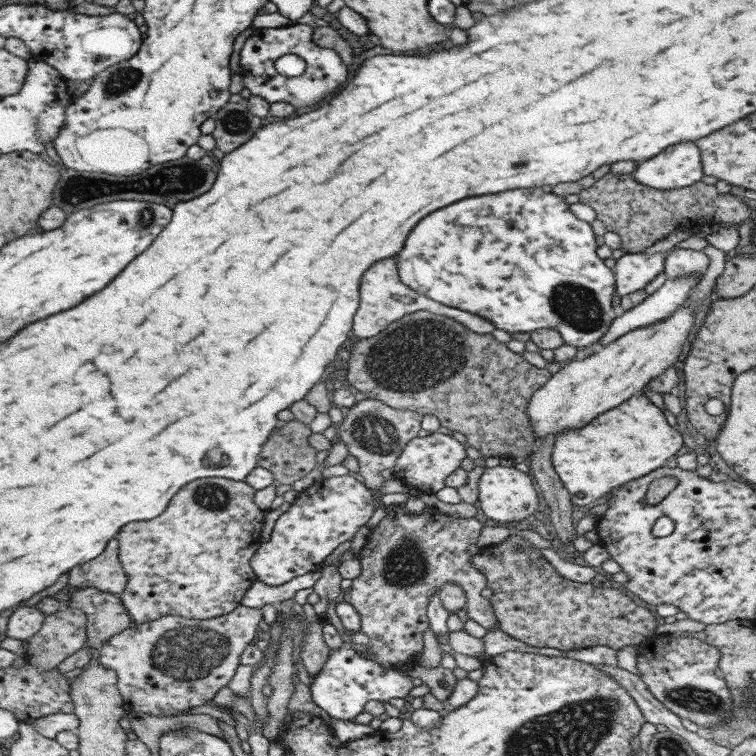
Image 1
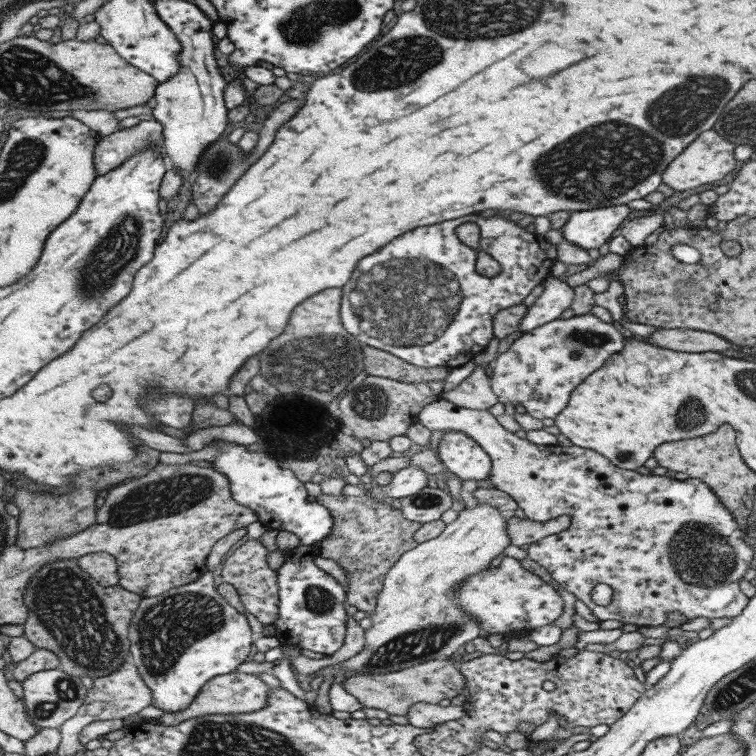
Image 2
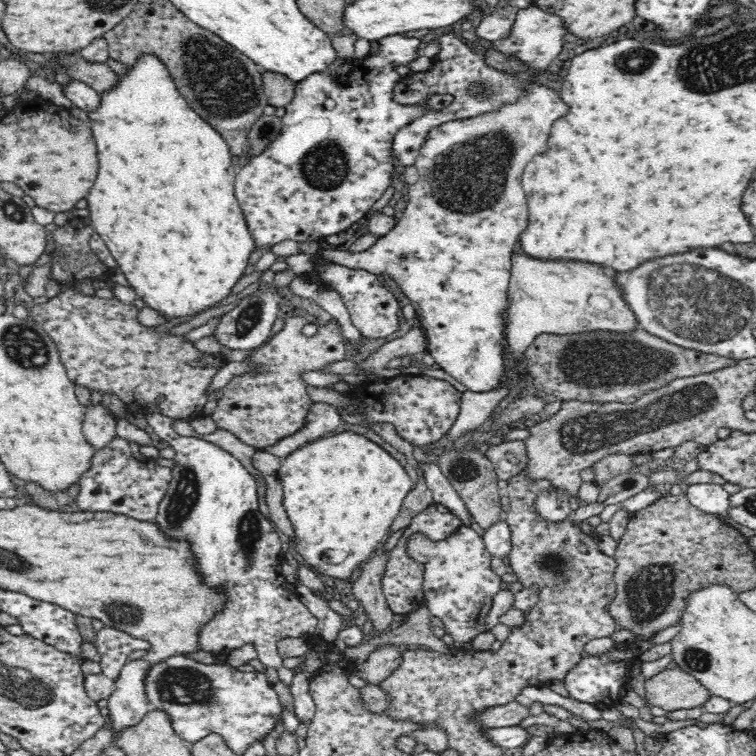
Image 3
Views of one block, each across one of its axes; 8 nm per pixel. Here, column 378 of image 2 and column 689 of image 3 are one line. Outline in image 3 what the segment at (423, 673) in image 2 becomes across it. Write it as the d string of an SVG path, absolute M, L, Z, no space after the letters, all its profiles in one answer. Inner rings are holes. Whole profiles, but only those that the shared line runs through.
M679 667L664 669L646 680L645 689L647 703L667 712L703 707L712 696L694 676Z

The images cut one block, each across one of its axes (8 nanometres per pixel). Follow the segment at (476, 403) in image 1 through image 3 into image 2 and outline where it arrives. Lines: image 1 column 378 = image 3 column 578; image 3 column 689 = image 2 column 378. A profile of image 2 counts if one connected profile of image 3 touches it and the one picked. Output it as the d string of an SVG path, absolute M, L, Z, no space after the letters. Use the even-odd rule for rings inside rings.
M372 346L362 347L362 363L362 370L367 375L391 378L399 382L444 380L449 374L448 367L418 367Z

